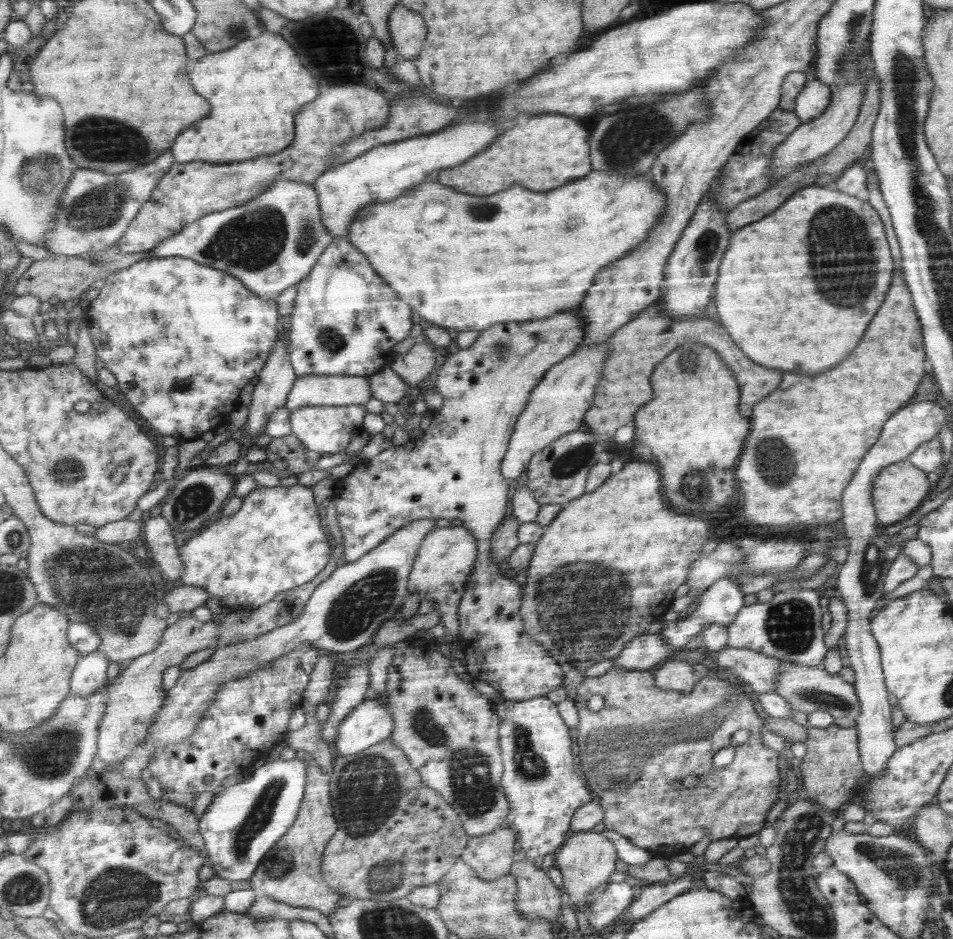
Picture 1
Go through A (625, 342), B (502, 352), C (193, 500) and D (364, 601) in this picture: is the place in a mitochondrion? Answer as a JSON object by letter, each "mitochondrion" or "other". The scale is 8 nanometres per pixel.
{"A":"other","B":"mitochondrion","C":"mitochondrion","D":"mitochondrion"}

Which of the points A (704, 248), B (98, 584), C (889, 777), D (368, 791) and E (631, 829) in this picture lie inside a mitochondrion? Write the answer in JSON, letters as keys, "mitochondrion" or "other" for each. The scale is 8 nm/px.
{"A":"mitochondrion","B":"mitochondrion","C":"other","D":"mitochondrion","E":"other"}

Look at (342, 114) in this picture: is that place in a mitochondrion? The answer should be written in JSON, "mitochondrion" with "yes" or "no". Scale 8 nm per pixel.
{"mitochondrion":"yes"}

